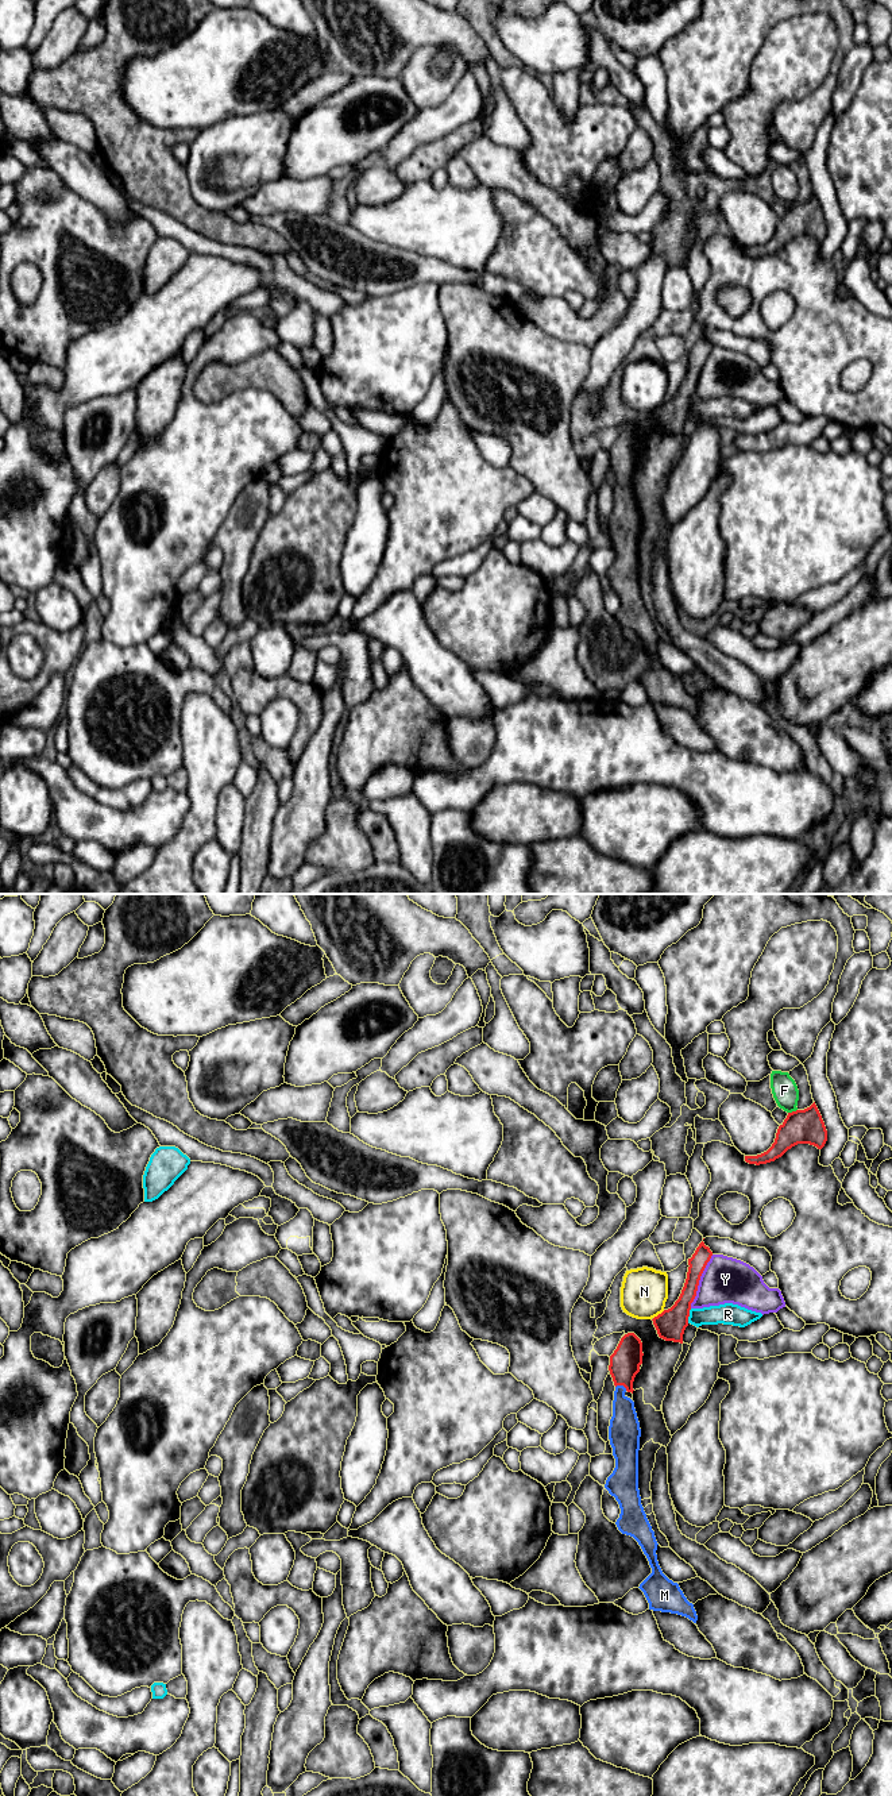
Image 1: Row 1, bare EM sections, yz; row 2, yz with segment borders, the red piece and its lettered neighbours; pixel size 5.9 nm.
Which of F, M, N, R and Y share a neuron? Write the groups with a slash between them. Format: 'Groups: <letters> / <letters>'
Groups: F / M / N / R / Y

